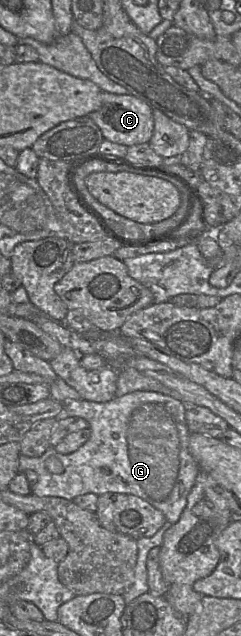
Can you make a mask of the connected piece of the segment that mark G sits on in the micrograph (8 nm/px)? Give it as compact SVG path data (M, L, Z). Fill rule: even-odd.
M133 391L103 403L65 399L63 404L63 412L59 418L85 419L89 424L90 437L84 445L70 454L60 454L55 447L50 446L39 457L20 455L18 471L24 473L32 470L38 476L30 494L67 500L87 493L98 496L105 493L131 494L160 510L167 520L154 536L136 540L138 557L134 582L123 594L127 605L149 592L149 551L160 547L165 532L179 521L199 473L199 466L189 451L191 433L185 419L188 406L179 399L155 391ZM49 457L56 457L61 462L64 468L61 474L53 474L46 468L45 461Z

